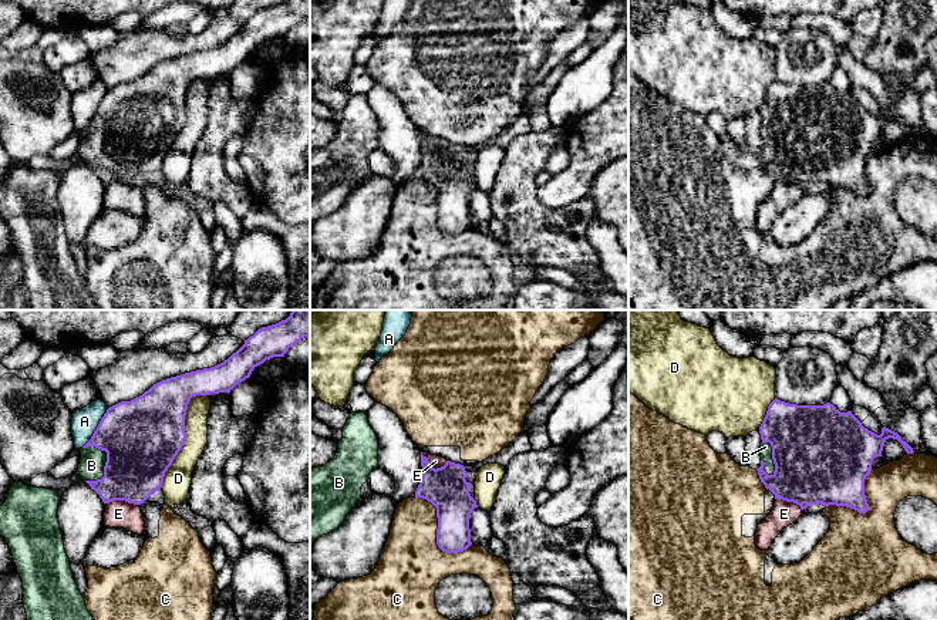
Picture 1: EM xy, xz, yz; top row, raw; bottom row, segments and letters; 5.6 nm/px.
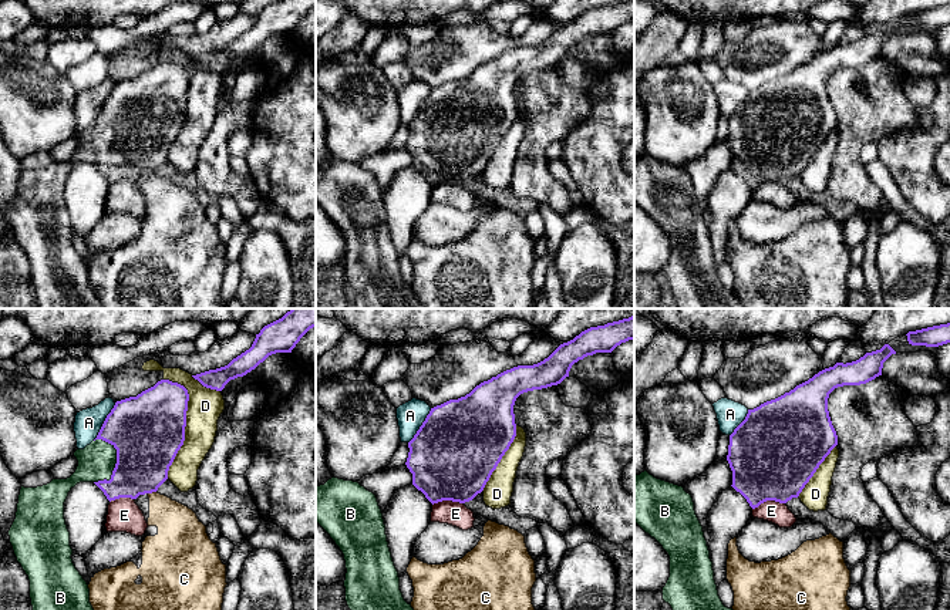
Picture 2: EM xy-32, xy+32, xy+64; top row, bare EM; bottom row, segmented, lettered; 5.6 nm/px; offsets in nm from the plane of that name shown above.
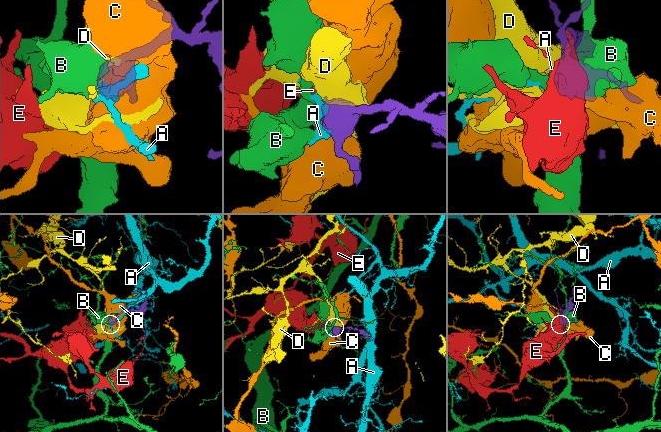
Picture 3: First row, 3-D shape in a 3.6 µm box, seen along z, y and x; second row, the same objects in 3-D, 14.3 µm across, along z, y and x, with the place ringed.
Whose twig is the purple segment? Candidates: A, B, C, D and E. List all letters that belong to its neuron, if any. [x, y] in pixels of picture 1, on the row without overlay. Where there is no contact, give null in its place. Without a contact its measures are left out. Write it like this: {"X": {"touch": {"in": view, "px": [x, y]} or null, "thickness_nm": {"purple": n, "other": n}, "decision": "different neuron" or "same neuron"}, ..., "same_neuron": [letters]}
{"A": {"touch": {"in": "xy", "px": [97, 110]}, "thickness_nm": {"purple": 420, "other": 150}, "decision": "different neuron"}, "B": {"touch": {"in": "xy", "px": [104, 154]}, "thickness_nm": {"purple": 380, "other": 140}, "decision": "same neuron"}, "C": {"touch": {"in": "xz", "px": [437, 215]}, "thickness_nm": {"purple": 240, "other": 360}, "decision": "different neuron"}, "D": {"touch": {"in": "xy", "px": [185, 117]}, "thickness_nm": {"purple": 440, "other": 160}, "decision": "different neuron"}, "E": {"touch": {"in": "xz", "px": [431, 148]}, "thickness_nm": {"purple": 240, "other": 70}, "decision": "different neuron"}, "same_neuron": ["B"]}

